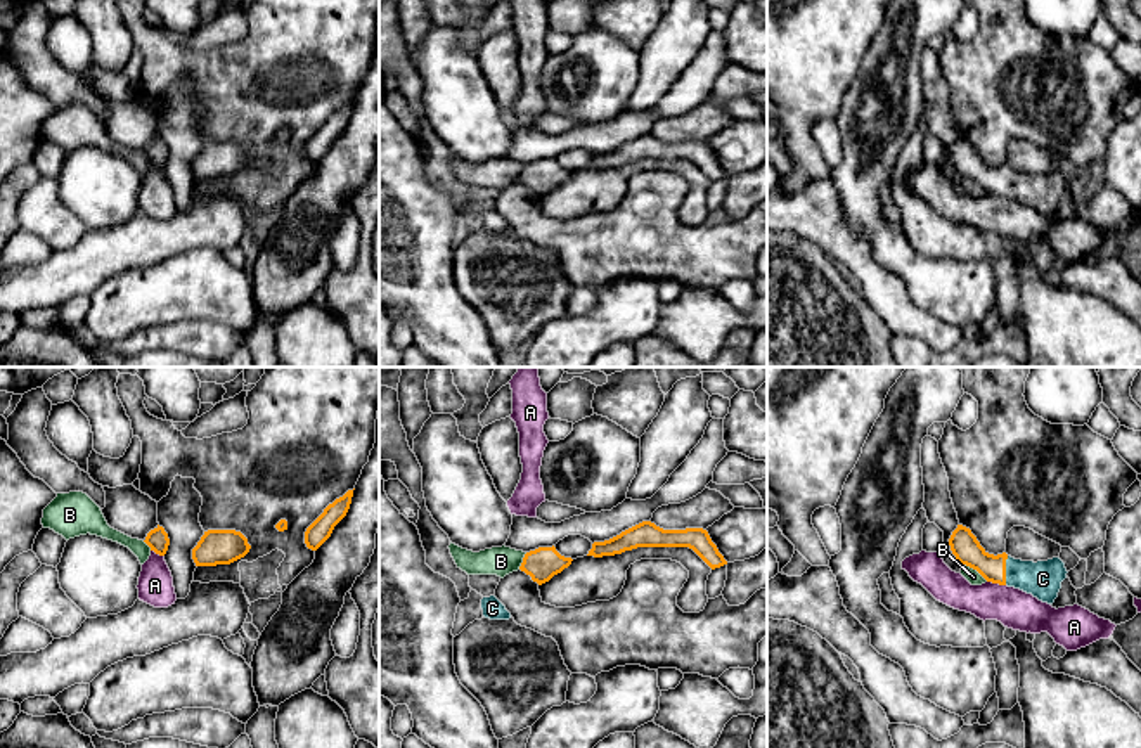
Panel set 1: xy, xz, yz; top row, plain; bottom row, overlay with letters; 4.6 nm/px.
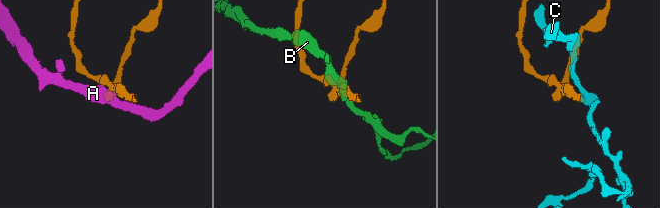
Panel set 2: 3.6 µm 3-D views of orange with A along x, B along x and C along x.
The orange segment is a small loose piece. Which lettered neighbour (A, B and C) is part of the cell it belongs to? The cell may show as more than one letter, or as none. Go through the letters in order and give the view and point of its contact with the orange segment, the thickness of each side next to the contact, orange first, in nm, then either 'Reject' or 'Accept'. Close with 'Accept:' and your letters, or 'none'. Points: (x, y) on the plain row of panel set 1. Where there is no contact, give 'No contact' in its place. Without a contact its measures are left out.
A: Touches orange at yz (996, 194). Thickness 130 nm (orange) against 180 nm. Reject
B: Touches orange at yz (975, 180). Thickness 130 nm (orange) against 70 nm. Reject
C: Touches orange at yz (1005, 182). Thickness 130 nm (orange) against 170 nm. Accept
Accept: C

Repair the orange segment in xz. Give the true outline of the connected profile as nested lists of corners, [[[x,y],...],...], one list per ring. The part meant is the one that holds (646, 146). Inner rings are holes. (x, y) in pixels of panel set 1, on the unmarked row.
[[[642,133],[609,152],[594,154],[587,168],[615,168],[637,159],[689,159],[712,182],[727,177],[706,142],[663,142],[651,133]]]

